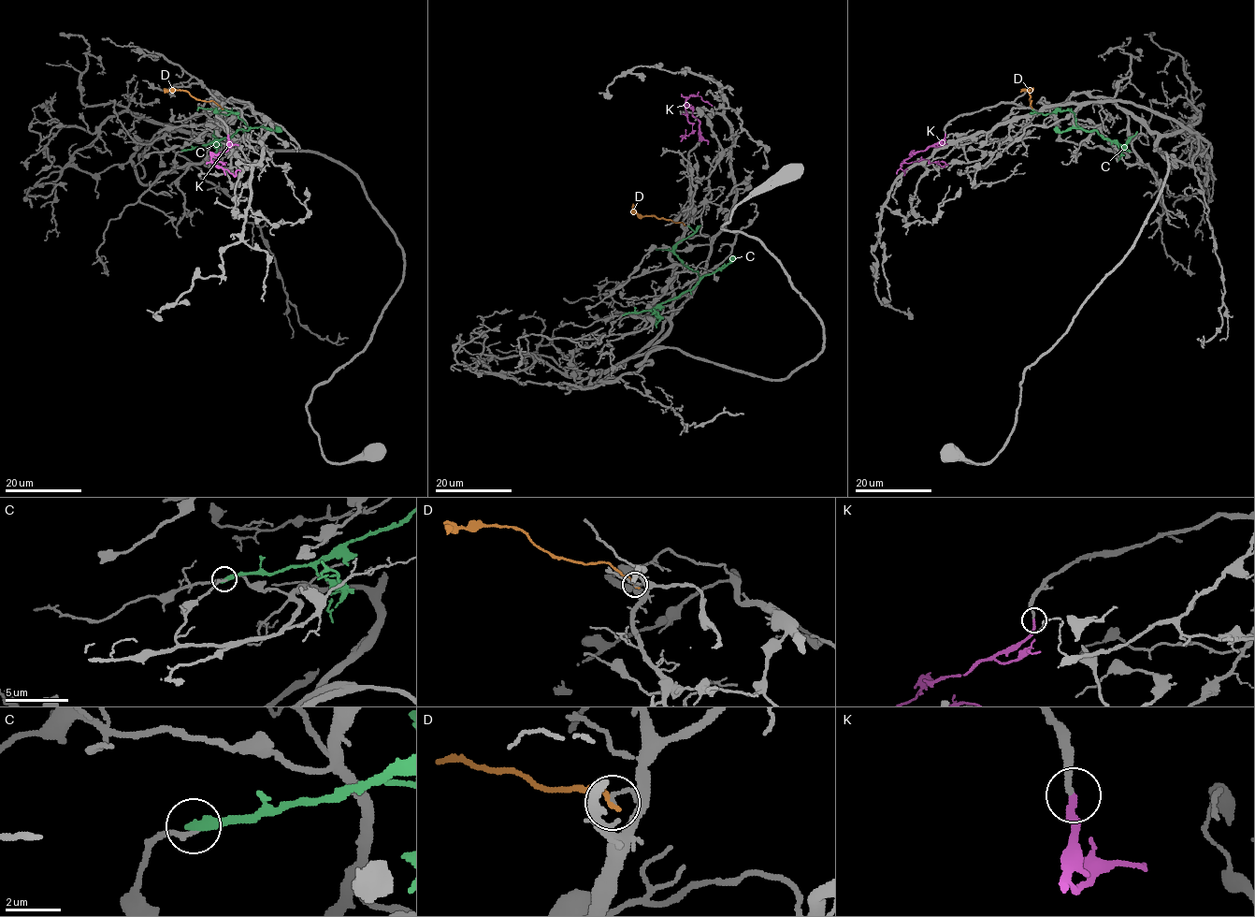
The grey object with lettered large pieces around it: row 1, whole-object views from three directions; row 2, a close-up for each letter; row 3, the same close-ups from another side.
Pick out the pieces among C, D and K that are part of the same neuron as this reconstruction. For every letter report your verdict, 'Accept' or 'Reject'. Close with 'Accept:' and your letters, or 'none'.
C: Reject
D: Reject
K: Accept
Accept: K

